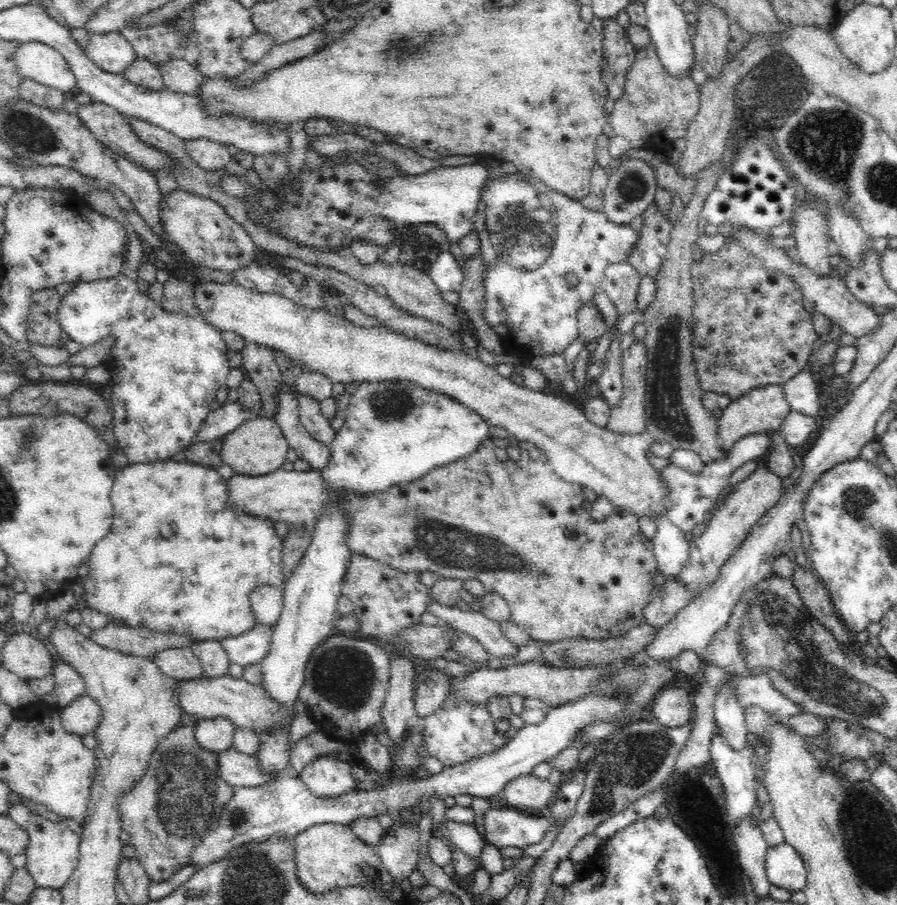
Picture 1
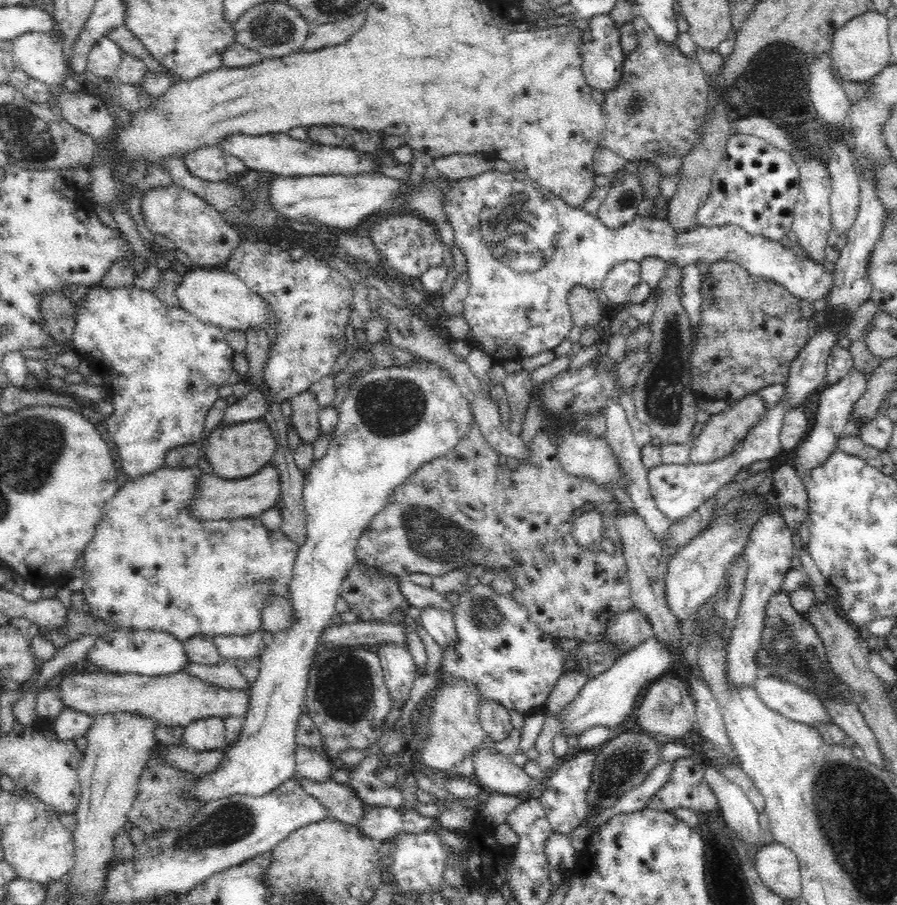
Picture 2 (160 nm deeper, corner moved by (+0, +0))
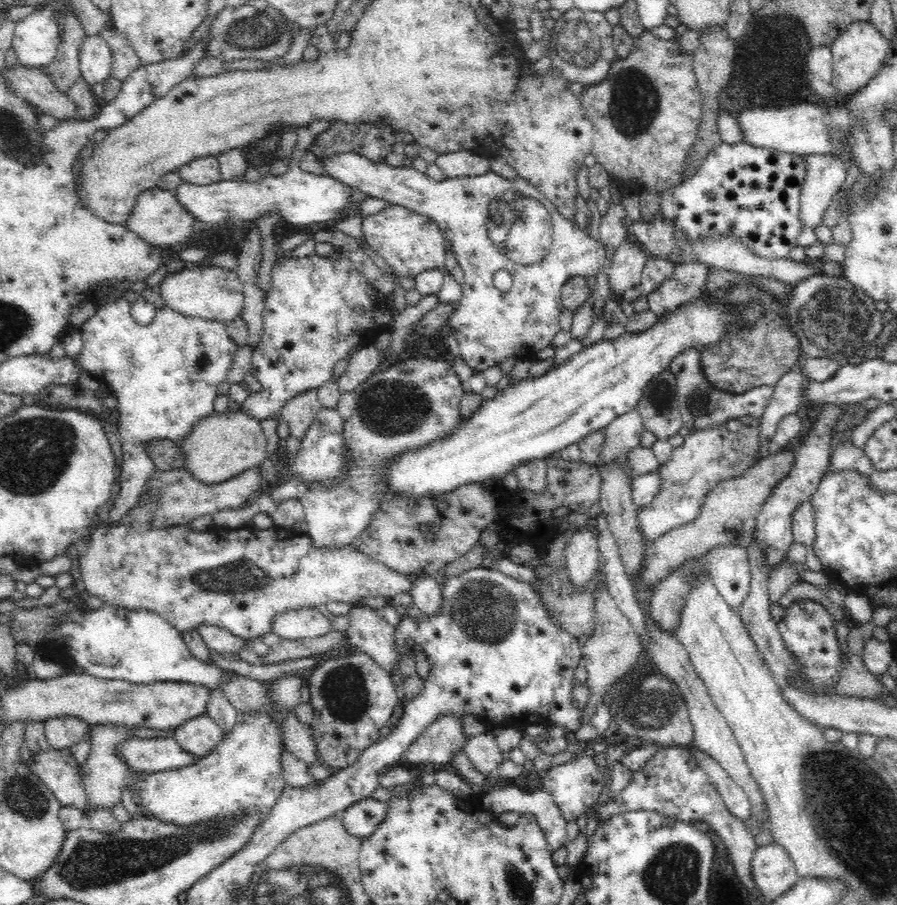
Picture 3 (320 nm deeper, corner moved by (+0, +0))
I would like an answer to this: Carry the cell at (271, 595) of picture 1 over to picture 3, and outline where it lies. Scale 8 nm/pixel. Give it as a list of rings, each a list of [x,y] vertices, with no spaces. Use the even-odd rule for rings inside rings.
[[[318,608],[290,610],[276,616],[272,633],[287,640],[322,637],[333,630],[331,619]]]

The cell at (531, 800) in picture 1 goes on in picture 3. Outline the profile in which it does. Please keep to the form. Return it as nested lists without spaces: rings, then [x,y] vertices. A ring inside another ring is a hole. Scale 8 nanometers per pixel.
[[[492,733],[472,736],[466,742],[464,752],[476,767],[476,770],[486,775],[486,778],[496,781],[506,781],[498,775],[498,765],[503,761],[502,750]]]

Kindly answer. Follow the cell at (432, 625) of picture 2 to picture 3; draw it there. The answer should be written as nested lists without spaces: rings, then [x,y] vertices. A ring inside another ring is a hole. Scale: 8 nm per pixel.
[[[419,575],[414,582],[411,582],[409,590],[414,605],[420,609],[422,615],[436,616],[442,606],[442,594],[440,585],[436,579],[428,575]]]

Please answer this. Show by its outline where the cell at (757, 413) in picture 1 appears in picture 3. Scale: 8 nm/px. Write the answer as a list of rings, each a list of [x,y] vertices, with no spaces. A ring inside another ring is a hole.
[[[753,416],[728,420],[706,430],[693,431],[681,446],[673,448],[671,457],[657,468],[658,476],[661,476],[657,495],[637,514],[645,544],[652,544],[669,530],[692,522],[700,512],[705,496],[716,484],[744,475],[748,467],[757,463],[755,456],[761,446],[759,424],[759,419]]]

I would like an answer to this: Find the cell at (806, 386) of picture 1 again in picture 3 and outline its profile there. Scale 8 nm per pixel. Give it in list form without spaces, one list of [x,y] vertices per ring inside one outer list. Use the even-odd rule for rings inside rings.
[[[693,347],[680,352],[677,358],[670,362],[669,369],[676,377],[674,399],[678,403],[679,417],[682,419],[683,426],[688,426],[693,431],[706,430],[706,428],[712,428],[712,426],[724,424],[728,420],[736,420],[744,416],[760,419],[769,406],[775,391],[775,385],[757,386],[742,394],[732,394],[714,387],[704,377],[702,363],[700,363],[700,350]]]

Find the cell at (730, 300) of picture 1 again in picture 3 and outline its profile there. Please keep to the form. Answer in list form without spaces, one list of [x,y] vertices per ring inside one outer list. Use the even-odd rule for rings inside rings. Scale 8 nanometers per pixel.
[[[744,283],[742,285],[729,285],[707,293],[714,303],[730,303],[732,312],[736,310],[734,303],[745,305],[752,299],[762,299],[768,309],[766,316],[762,316],[756,324],[744,326],[744,328],[732,328],[730,334],[726,334],[722,340],[718,340],[714,346],[706,346],[700,350],[700,363],[704,377],[714,387],[728,393],[742,394],[751,388],[762,385],[775,385],[784,374],[788,374],[802,356],[799,340],[791,333],[785,318],[785,308],[775,304],[772,295],[768,295],[761,287]]]

